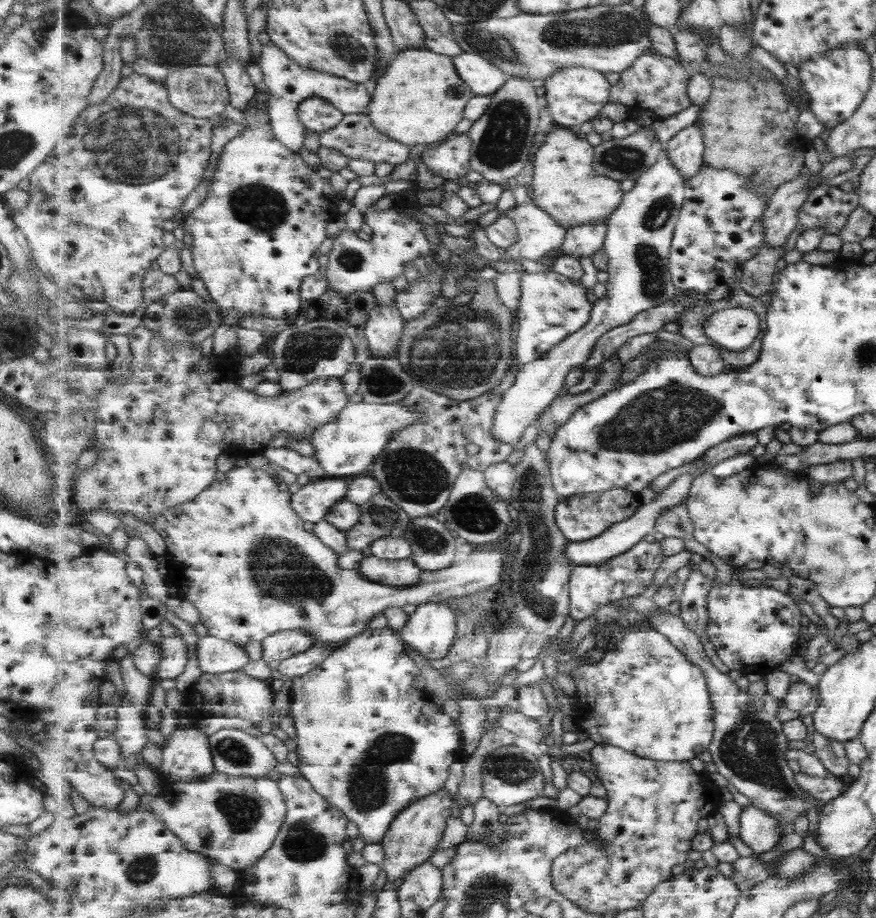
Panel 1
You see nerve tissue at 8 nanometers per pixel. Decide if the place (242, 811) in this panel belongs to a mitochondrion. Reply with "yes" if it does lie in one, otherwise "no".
yes

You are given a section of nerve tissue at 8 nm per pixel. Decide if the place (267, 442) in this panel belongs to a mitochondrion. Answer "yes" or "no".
no

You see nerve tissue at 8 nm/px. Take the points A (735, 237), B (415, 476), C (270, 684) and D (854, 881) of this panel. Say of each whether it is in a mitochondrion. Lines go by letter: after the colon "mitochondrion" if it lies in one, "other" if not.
A: other
B: mitochondrion
C: other
D: other

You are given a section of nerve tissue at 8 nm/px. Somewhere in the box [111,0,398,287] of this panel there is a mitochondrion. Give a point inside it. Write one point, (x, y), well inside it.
(178, 36)

